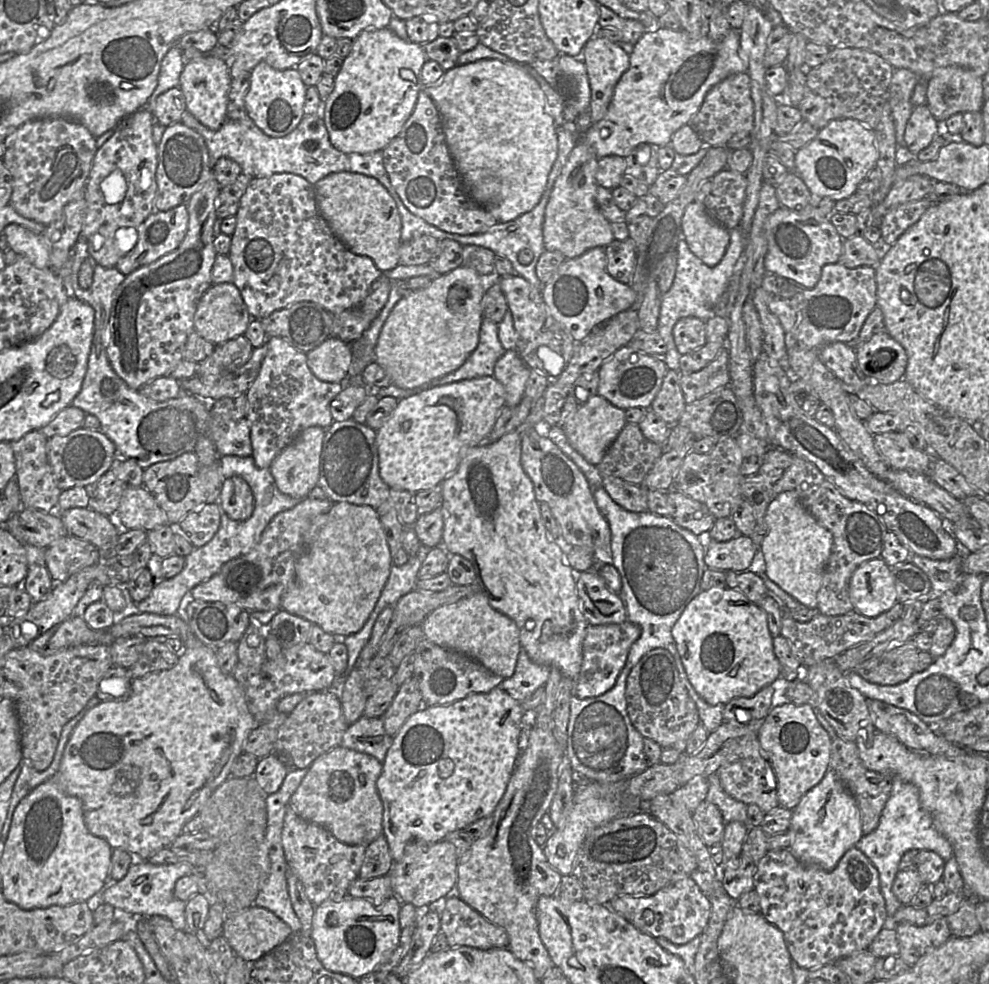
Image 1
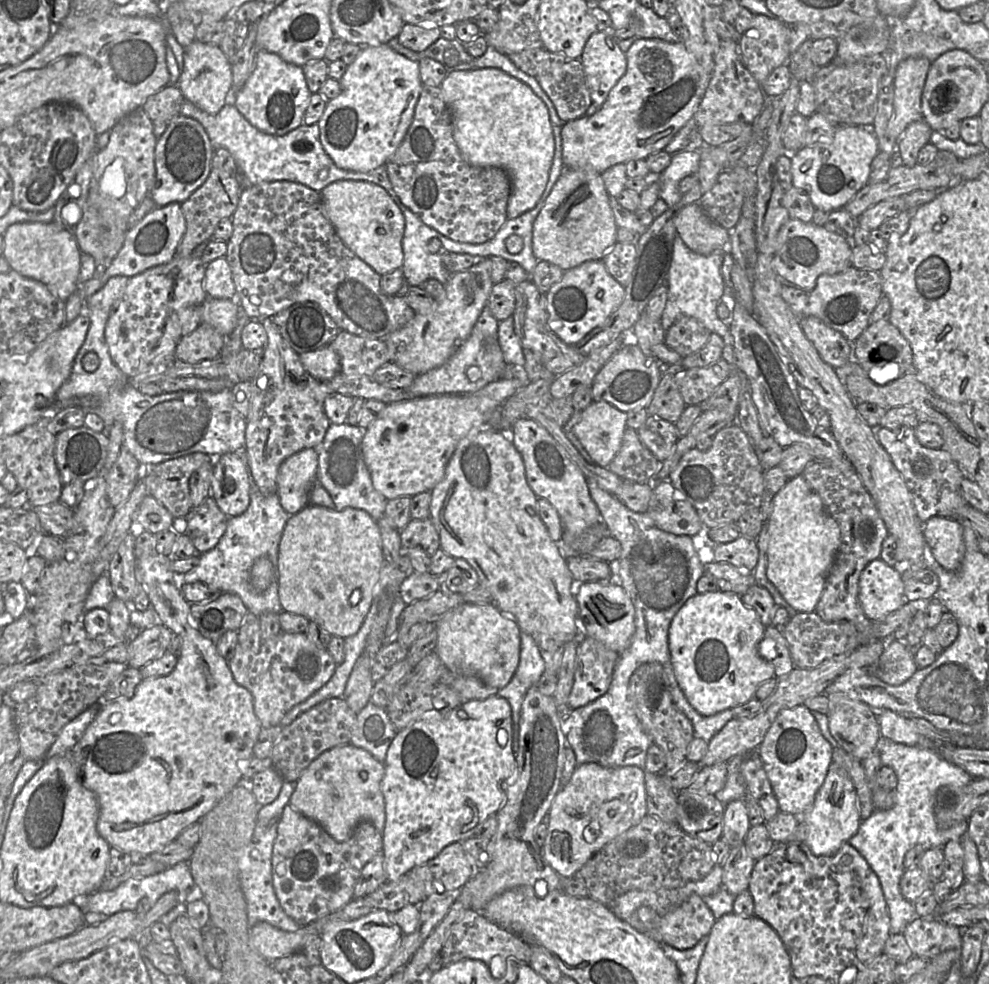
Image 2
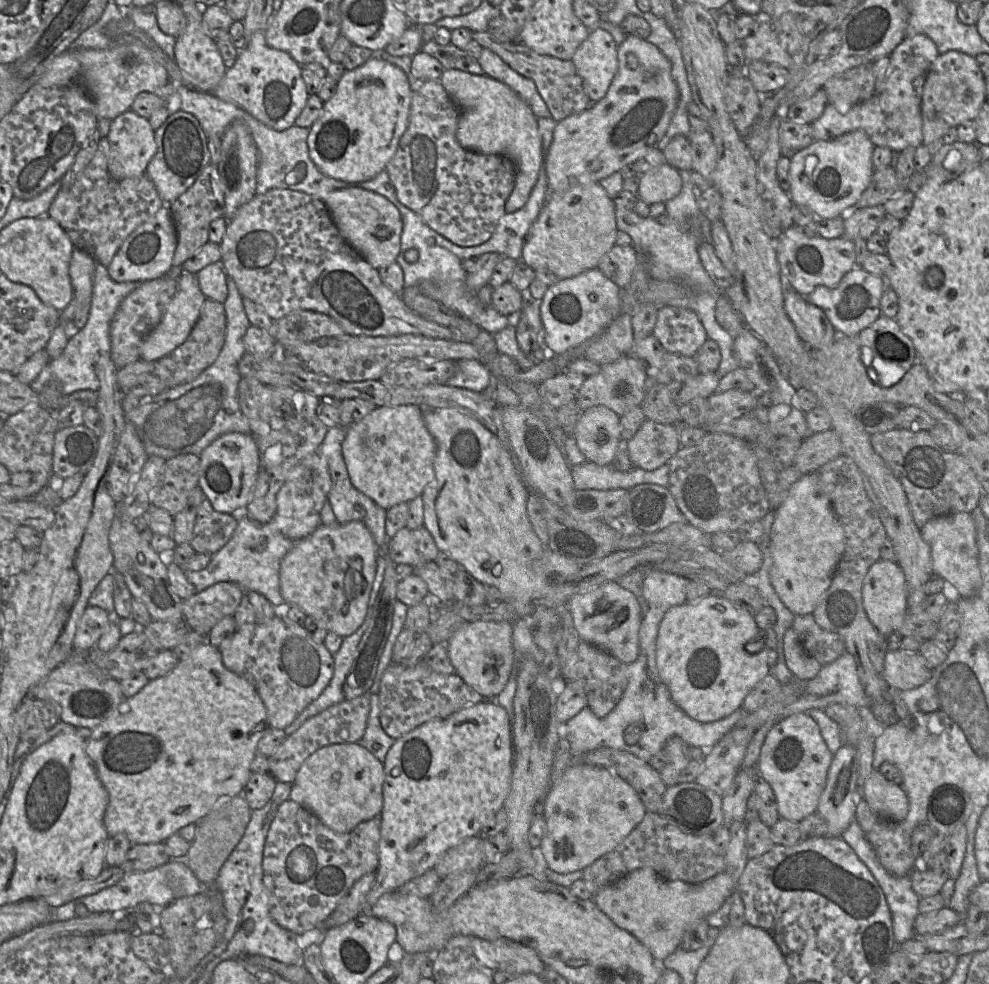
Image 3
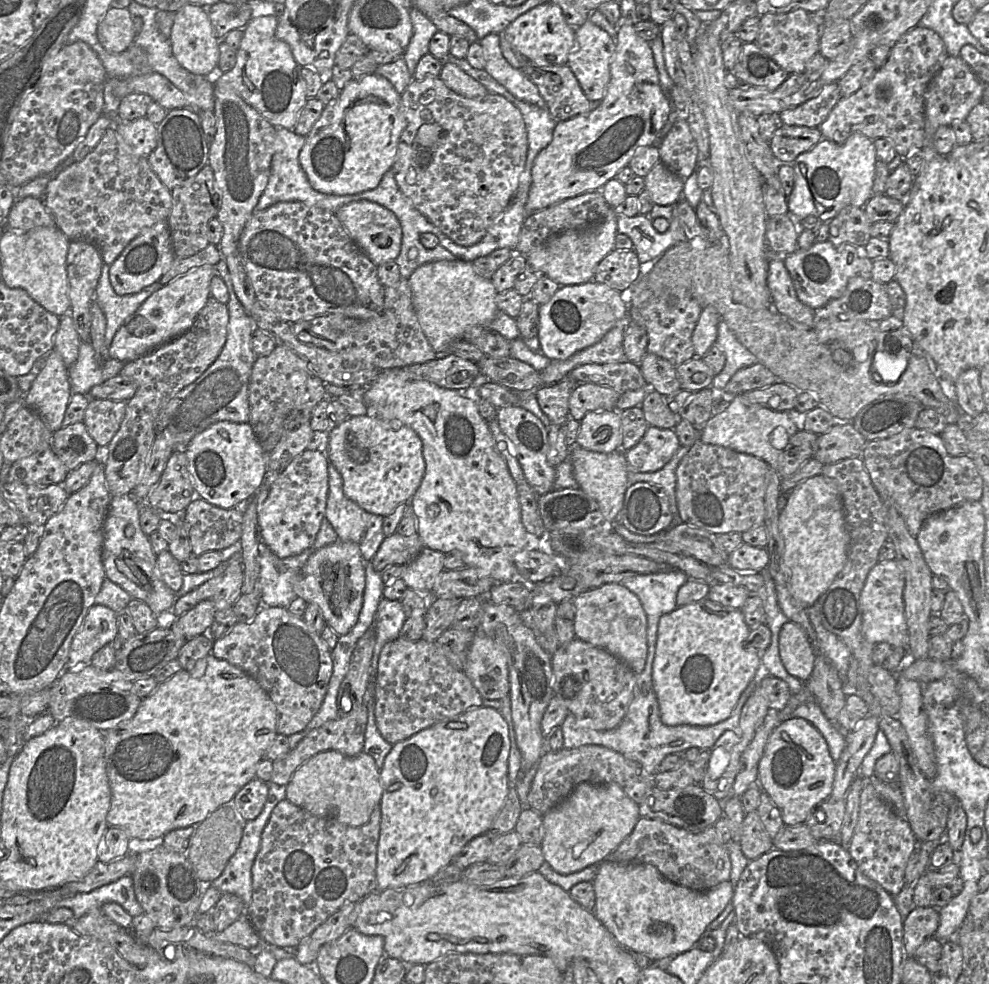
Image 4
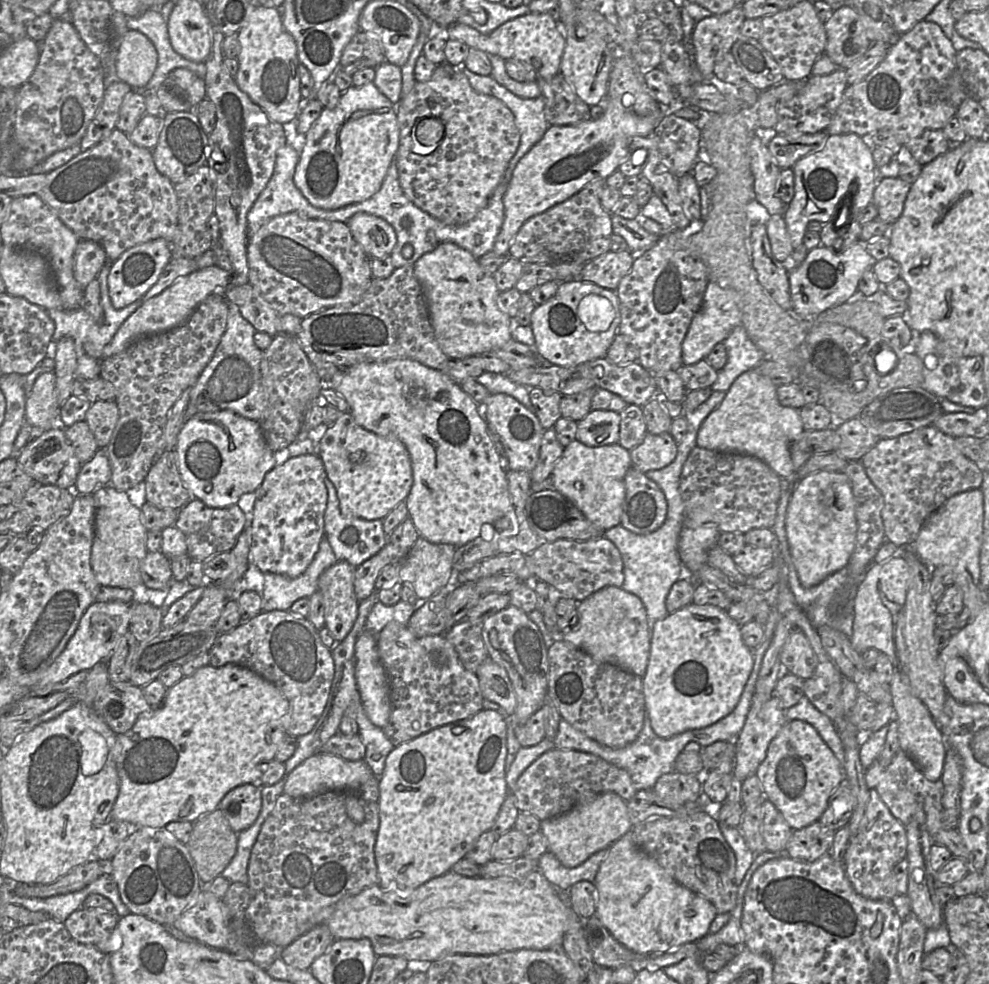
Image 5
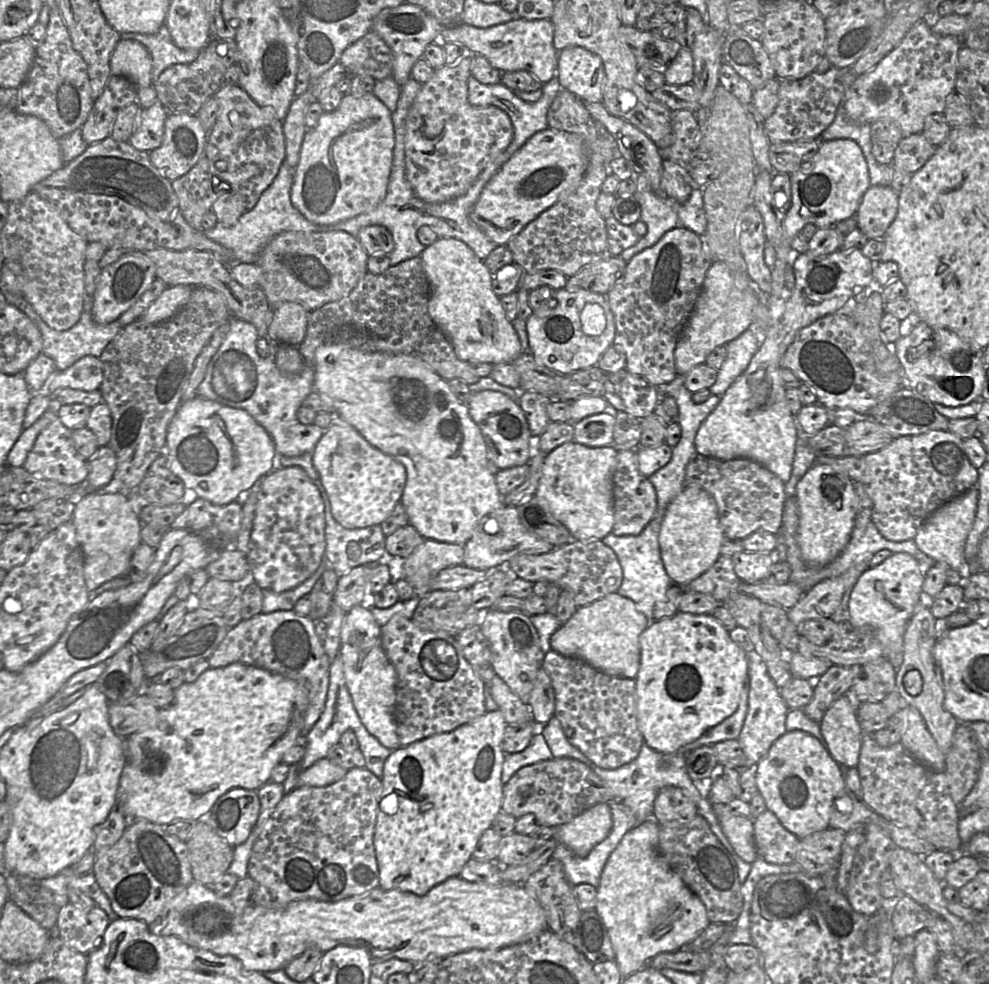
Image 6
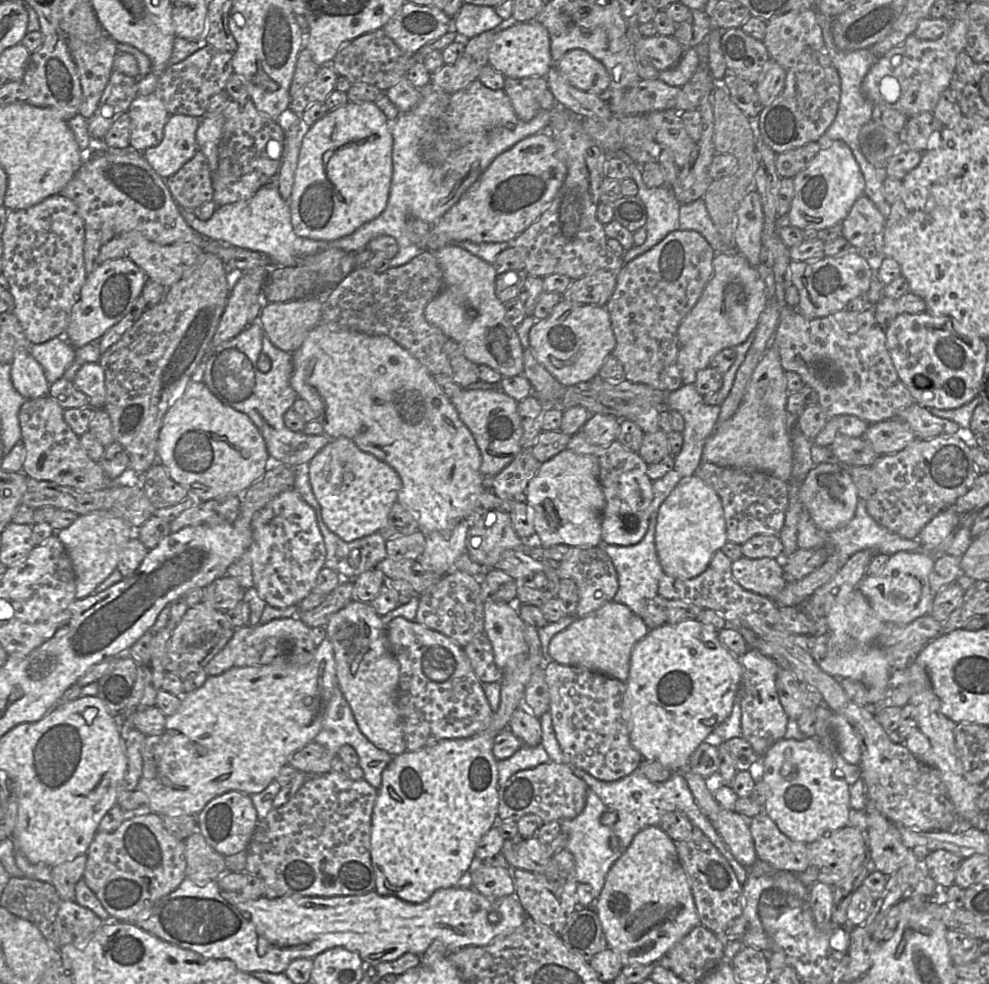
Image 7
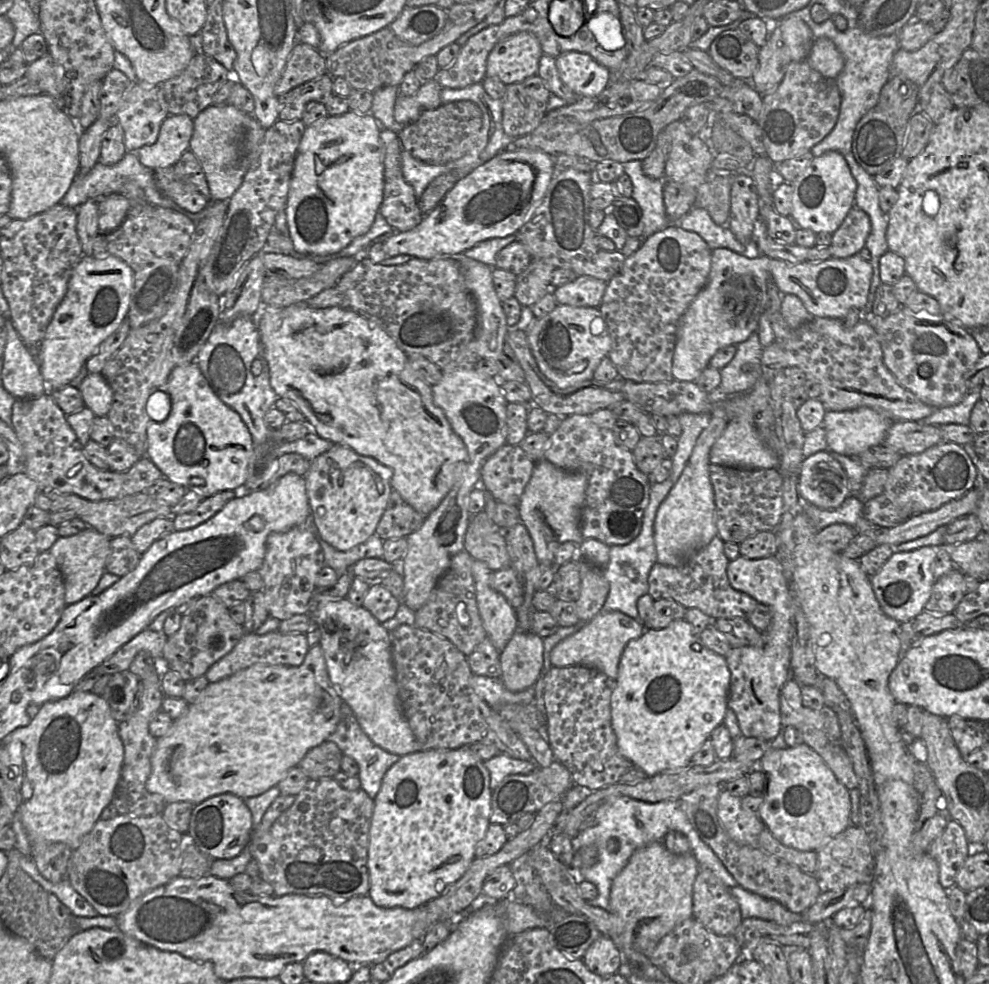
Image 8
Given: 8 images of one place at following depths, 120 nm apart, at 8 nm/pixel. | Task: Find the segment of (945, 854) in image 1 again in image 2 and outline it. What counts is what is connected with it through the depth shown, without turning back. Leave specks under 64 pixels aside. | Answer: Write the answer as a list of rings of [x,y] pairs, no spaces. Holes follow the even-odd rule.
[[[881,736],[877,751],[882,766],[892,768],[898,779],[894,790],[894,805],[888,810],[875,810],[869,818],[862,820],[857,833],[848,843],[864,857],[878,876],[888,907],[890,934],[900,934],[917,917],[914,903],[904,898],[900,890],[900,880],[906,870],[905,855],[916,845],[943,848],[950,840],[960,840],[968,829],[968,821],[941,830],[934,817],[933,805],[942,787],[965,787],[973,778],[959,766],[945,760],[935,749],[908,746]]]

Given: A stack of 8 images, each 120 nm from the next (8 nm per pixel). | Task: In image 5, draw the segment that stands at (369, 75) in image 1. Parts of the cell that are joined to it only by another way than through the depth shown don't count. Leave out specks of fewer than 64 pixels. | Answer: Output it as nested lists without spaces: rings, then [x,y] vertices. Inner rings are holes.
[[[369,82],[361,87],[351,86],[342,93],[334,108],[323,108],[320,116],[303,138],[303,148],[296,165],[294,183],[311,205],[324,210],[360,203],[373,196],[382,186],[388,168],[399,148],[400,129],[394,105]]]

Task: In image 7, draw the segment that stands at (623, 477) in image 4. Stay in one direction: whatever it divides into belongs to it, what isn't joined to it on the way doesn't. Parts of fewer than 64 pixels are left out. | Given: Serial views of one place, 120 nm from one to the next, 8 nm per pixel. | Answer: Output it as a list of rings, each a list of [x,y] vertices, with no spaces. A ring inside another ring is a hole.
[[[563,449],[540,464],[525,494],[525,502],[532,509],[535,532],[542,547],[556,544],[600,546],[606,500],[599,480],[599,465],[593,455]]]

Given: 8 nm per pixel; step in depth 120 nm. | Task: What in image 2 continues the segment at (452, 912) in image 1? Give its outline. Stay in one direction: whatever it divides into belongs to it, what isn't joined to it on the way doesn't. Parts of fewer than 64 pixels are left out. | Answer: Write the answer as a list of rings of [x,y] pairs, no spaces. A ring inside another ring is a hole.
[[[468,909],[452,926],[450,934],[442,946],[440,956],[444,966],[463,959],[480,960],[489,966],[491,965],[490,959],[494,956],[501,956],[504,959],[514,958],[518,963],[528,964],[531,953],[530,945],[519,935],[499,927],[486,919],[482,913]]]

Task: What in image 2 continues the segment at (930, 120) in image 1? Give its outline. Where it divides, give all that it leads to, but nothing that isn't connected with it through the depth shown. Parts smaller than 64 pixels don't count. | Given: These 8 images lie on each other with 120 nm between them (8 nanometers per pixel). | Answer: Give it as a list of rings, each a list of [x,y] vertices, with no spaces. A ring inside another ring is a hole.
[[[923,119],[910,123],[898,141],[898,150],[905,166],[913,167],[917,164],[920,149],[930,142],[932,128]]]

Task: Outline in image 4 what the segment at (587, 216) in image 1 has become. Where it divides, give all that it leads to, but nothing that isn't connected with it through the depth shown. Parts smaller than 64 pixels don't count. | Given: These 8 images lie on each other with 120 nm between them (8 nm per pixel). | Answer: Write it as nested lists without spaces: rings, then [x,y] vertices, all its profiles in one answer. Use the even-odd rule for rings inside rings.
[[[611,208],[602,221],[581,230],[562,232],[547,240],[530,251],[526,255],[526,261],[560,286],[585,283],[593,279],[599,262],[615,249],[617,233],[616,212]]]

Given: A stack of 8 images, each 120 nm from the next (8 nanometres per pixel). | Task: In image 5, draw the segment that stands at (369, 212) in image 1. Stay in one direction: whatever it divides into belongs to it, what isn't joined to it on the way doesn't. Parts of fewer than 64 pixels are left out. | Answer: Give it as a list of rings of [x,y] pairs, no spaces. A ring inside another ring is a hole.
[[[357,212],[347,221],[347,225],[370,258],[389,256],[397,243],[394,228],[378,216]]]

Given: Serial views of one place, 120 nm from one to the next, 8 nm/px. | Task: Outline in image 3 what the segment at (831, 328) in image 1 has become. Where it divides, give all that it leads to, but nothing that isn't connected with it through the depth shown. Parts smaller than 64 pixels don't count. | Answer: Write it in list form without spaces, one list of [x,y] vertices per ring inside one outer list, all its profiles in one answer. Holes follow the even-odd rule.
[[[855,267],[843,277],[837,287],[820,285],[806,299],[823,310],[838,334],[859,336],[882,315],[881,298],[885,287],[884,277],[871,274],[862,267]]]

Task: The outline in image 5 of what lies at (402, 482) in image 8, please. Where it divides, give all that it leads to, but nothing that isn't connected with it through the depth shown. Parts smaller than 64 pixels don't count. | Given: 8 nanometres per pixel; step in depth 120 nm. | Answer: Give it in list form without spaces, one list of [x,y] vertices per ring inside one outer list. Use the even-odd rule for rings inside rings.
[[[410,359],[360,363],[337,372],[329,382],[323,382],[323,388],[334,389],[346,400],[349,406],[348,412],[352,415],[358,425],[381,437],[394,436],[406,447],[411,460],[413,484],[404,502],[408,509],[408,517],[412,520],[421,538],[435,544],[451,544],[455,547],[460,547],[477,537],[481,537],[482,528],[483,531],[486,531],[486,529],[491,526],[494,528],[495,522],[500,518],[509,519],[508,528],[512,527],[512,525],[518,525],[514,506],[508,490],[506,479],[507,469],[500,460],[488,431],[487,423],[481,415],[479,408],[481,405],[475,403],[473,399],[461,389],[460,385],[452,382],[446,375],[441,373],[441,371],[428,368],[419,362]]]

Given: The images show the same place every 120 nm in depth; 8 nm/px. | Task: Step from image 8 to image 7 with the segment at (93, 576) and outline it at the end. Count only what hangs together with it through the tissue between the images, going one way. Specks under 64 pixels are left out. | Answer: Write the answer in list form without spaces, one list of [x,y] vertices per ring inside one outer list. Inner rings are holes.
[[[106,511],[79,515],[66,529],[56,532],[64,545],[76,576],[76,600],[84,599],[104,582],[117,568],[120,550],[134,535],[134,530],[123,519]]]

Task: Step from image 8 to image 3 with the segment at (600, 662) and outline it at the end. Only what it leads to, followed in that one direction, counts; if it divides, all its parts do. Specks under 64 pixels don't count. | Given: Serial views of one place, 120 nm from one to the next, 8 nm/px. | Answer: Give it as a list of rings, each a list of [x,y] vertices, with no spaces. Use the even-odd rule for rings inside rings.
[[[609,581],[591,591],[574,595],[569,601],[569,609],[581,640],[603,649],[625,664],[630,664],[638,658],[639,629],[642,616],[640,604],[635,595],[624,589],[618,581]]]

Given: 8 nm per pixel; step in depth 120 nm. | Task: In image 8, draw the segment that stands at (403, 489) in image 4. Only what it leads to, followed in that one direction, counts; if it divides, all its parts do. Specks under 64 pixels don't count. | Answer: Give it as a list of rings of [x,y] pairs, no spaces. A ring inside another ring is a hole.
[[[334,445],[315,458],[304,478],[310,512],[320,537],[333,548],[347,551],[376,534],[392,491],[391,477],[389,468],[342,445]]]

